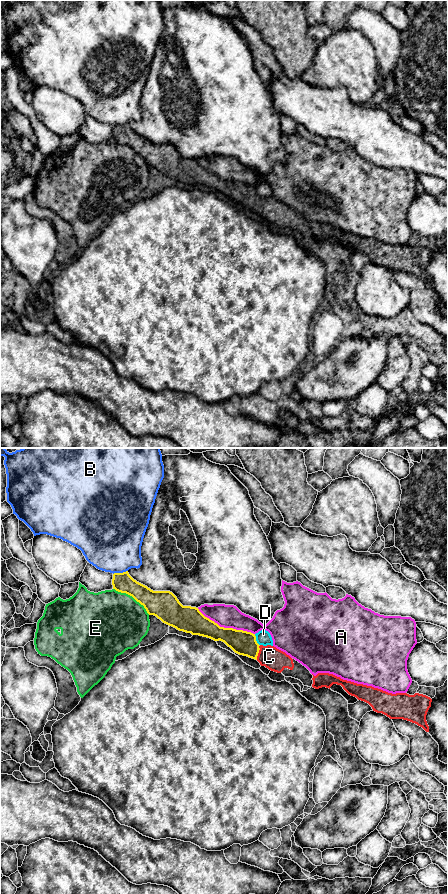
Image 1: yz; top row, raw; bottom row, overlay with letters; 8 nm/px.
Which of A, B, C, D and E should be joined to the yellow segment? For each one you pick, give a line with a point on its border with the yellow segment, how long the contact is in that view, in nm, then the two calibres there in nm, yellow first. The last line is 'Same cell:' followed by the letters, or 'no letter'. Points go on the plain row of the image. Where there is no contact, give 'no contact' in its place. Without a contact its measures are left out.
C: meets yellow in yz at (258, 204); contact 120 nm long; 190 nm thick on the yellow side, 180 nm on the other
Same cell: C

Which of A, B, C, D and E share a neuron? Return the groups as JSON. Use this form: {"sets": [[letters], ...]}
{"sets": [["A"], ["B"], ["C"], ["D"], ["E"]]}

